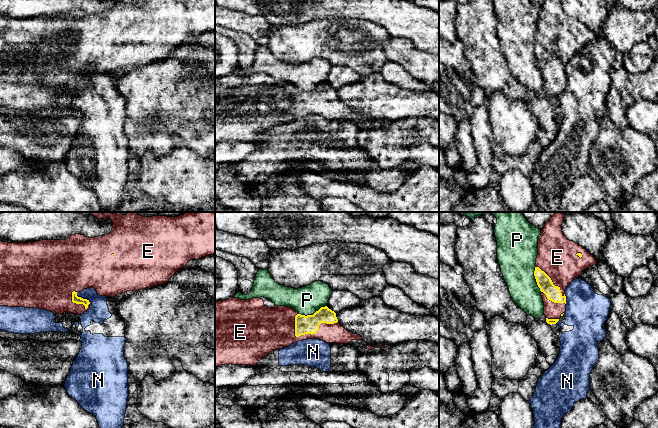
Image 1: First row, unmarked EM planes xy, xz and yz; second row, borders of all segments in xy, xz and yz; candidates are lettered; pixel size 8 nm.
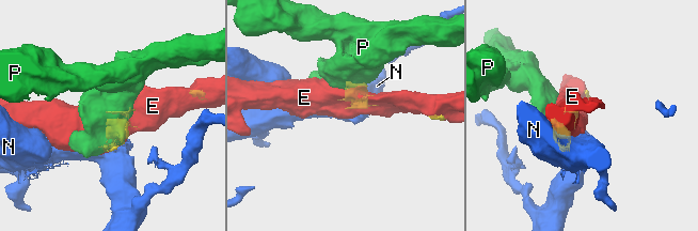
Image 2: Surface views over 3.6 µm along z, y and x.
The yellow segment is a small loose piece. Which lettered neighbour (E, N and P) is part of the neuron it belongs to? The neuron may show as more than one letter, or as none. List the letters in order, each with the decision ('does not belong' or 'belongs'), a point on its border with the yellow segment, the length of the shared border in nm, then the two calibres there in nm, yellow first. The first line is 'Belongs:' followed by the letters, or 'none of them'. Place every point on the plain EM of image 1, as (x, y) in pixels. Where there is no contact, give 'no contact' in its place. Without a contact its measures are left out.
Belongs: E
E: belongs; contact xz (317, 106); length 360 nm; calibres 150 and 160 nm
N: does not belong; contact xy (82, 74); length 150 nm; calibres 60 and 160 nm
P: does not belong; contact xz (313, 90); length 240 nm; calibres 150 and 220 nm

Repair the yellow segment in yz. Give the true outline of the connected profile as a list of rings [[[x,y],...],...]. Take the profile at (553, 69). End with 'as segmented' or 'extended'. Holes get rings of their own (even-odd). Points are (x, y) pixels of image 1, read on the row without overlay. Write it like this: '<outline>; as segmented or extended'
[[[545,0],[538,15],[538,31],[534,52],[544,79],[544,91],[550,101],[556,100],[566,87],[566,63],[597,36],[582,22],[570,17],[562,8],[562,0]]]; extended

